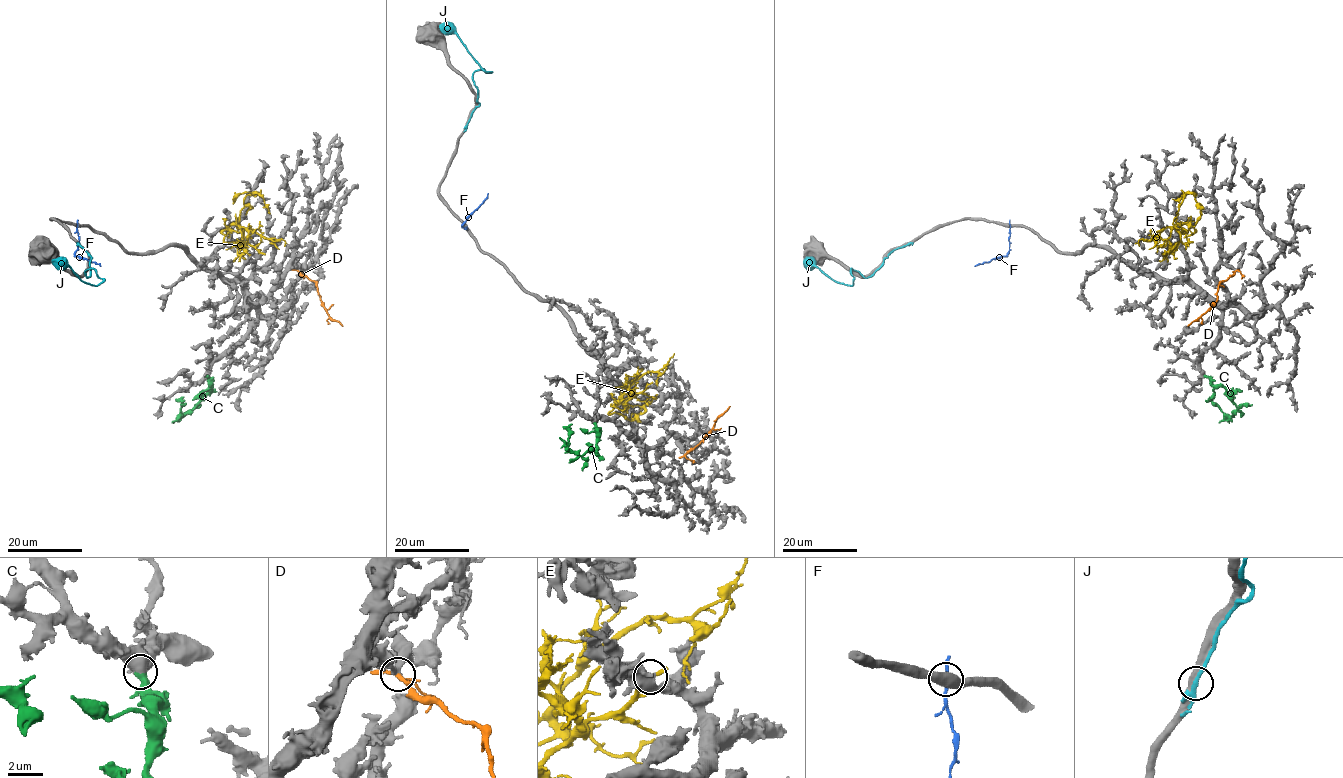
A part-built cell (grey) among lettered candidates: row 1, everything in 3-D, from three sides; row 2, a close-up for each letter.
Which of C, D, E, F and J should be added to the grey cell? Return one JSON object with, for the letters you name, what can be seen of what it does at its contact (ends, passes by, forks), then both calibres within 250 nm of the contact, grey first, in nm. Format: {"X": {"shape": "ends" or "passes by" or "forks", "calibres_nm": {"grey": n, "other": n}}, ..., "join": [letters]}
{"C": {"shape": "ends", "calibres_nm": {"grey": 700, "other": 480}}, "join": ["C"]}

